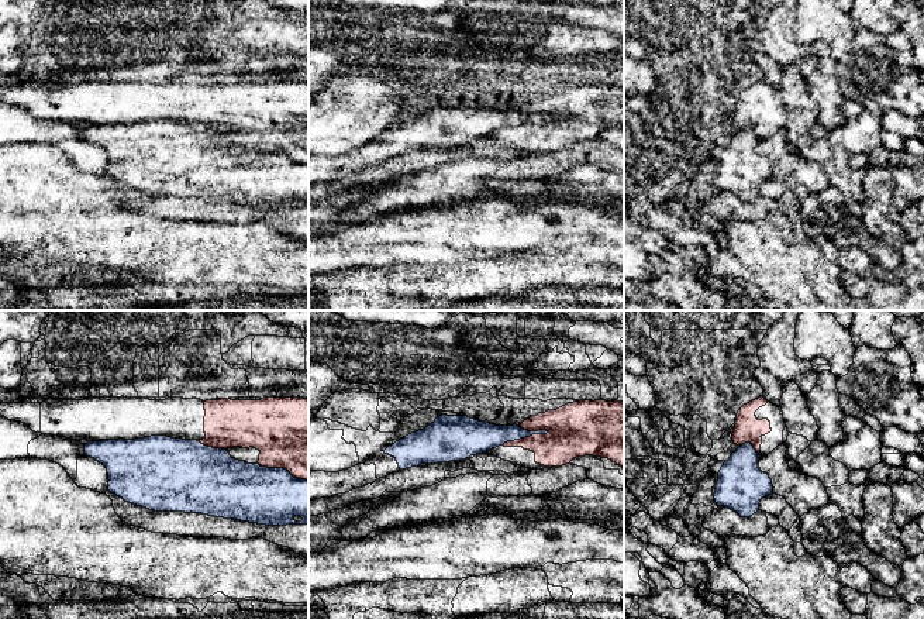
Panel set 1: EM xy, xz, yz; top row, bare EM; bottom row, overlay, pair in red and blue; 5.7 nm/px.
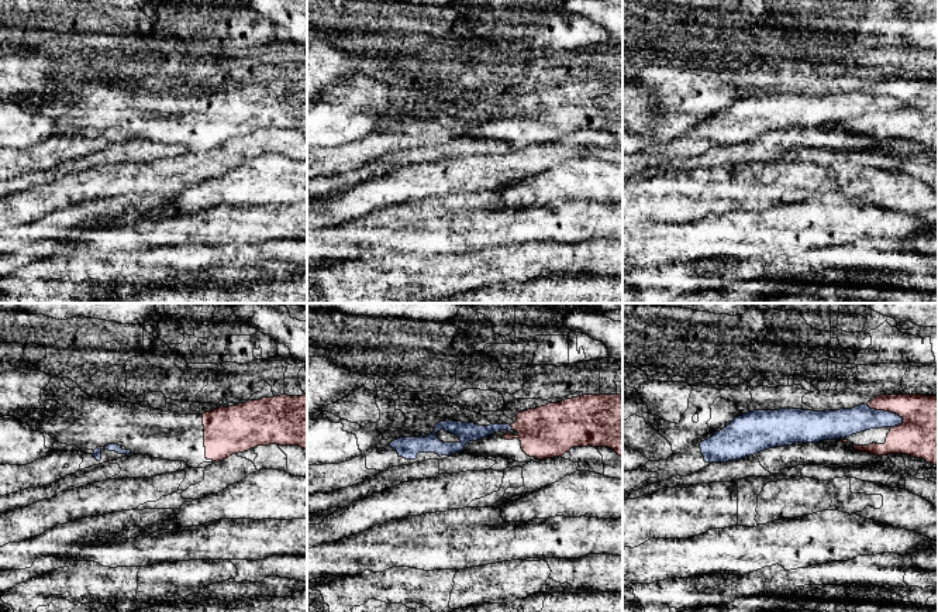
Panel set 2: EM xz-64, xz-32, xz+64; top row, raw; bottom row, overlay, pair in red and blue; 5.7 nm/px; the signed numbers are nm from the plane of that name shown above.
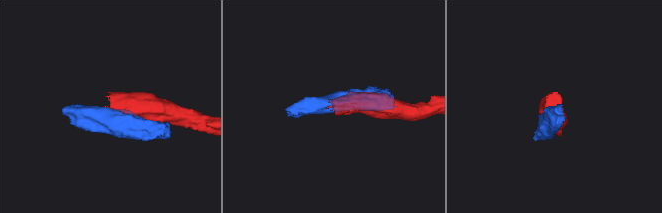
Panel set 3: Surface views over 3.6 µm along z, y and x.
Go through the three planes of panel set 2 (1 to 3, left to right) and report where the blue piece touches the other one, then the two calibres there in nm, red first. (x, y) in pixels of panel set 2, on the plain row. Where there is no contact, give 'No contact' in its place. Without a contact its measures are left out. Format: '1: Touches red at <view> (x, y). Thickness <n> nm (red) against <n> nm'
1: No contact
2: Touches red at xz-32 (511, 110). Thickness 300 nm (red) against 110 nm
3: Touches red at xz+64 (886, 95). Thickness 300 nm (red) against 160 nm

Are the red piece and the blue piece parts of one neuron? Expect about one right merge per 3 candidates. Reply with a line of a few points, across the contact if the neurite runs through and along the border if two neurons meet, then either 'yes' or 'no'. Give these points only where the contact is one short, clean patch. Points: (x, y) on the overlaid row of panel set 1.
no

